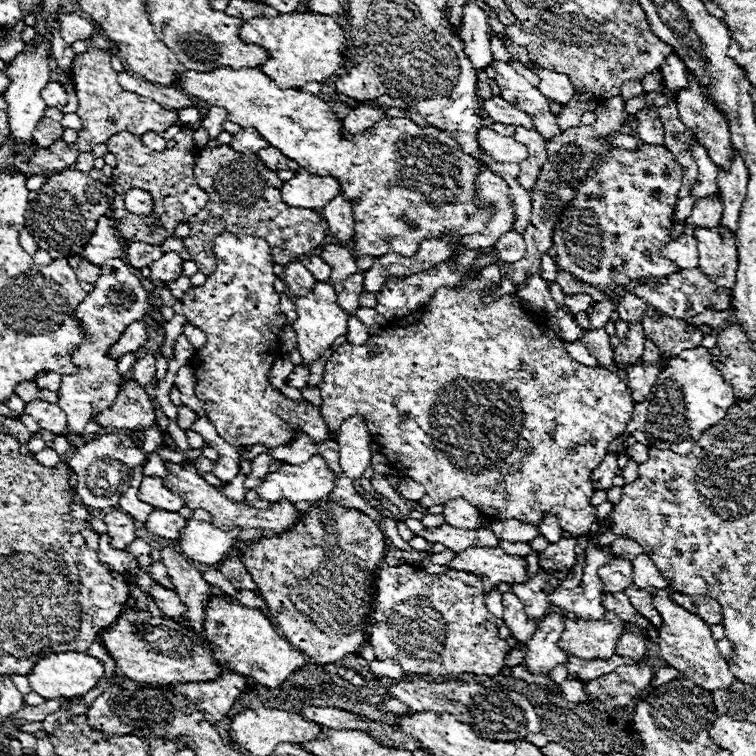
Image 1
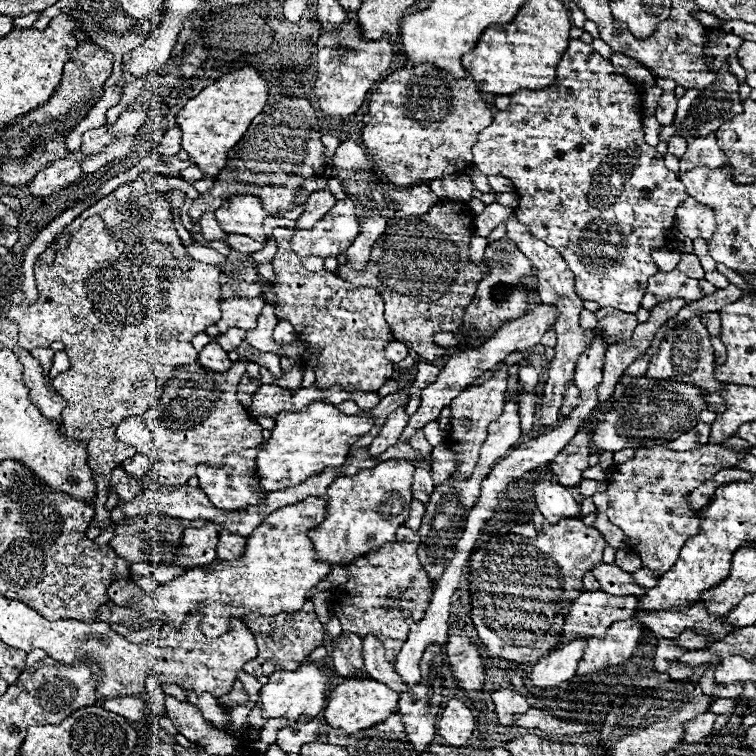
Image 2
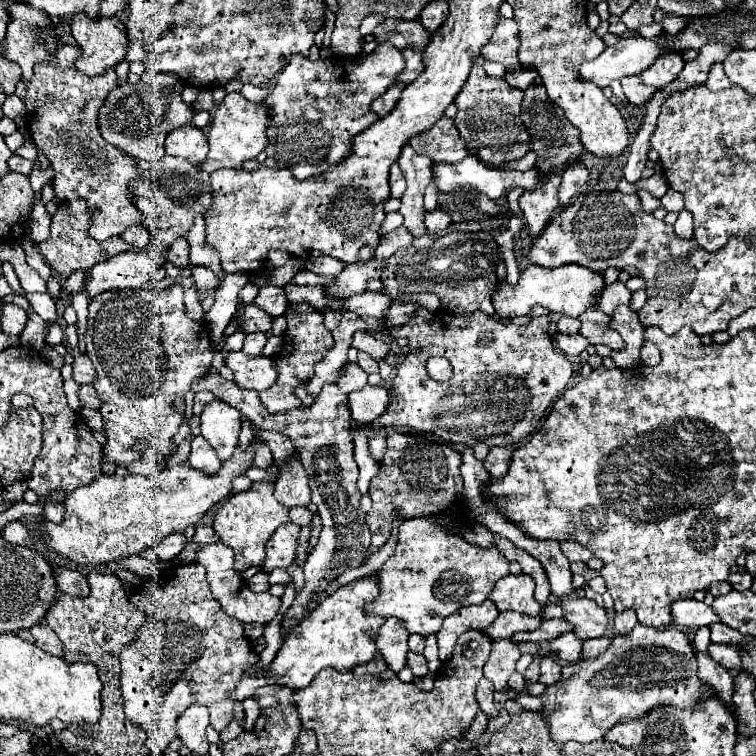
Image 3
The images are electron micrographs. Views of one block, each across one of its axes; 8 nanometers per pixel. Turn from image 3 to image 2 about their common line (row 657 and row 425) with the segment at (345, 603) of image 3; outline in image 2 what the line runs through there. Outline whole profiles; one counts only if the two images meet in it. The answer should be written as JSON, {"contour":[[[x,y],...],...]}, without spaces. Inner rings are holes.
{"contour":[[[310,402],[300,412],[280,412],[272,438],[264,444],[264,450],[256,458],[260,486],[268,492],[276,492],[304,482],[328,466],[342,466],[350,446],[370,432],[372,426],[374,418],[370,416],[370,410],[348,416],[334,404],[326,402]]]}

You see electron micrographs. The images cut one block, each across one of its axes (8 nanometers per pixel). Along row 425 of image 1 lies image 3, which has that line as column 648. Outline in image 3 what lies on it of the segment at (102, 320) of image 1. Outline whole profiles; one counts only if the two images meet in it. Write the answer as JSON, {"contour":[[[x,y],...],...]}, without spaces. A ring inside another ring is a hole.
{"contour":[[[666,52],[662,56],[658,56],[658,60],[646,68],[646,72],[640,74],[642,84],[646,86],[656,86],[662,88],[666,86],[670,80],[676,78],[676,74],[684,68],[684,60],[680,52]]]}

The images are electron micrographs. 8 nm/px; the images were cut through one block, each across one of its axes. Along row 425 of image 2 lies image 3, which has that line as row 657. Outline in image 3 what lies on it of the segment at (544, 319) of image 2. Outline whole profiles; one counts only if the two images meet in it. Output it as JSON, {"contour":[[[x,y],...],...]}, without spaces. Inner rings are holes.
{"contour":[[[408,652],[408,666],[412,668],[414,678],[422,678],[428,674],[428,660],[420,652]]]}

